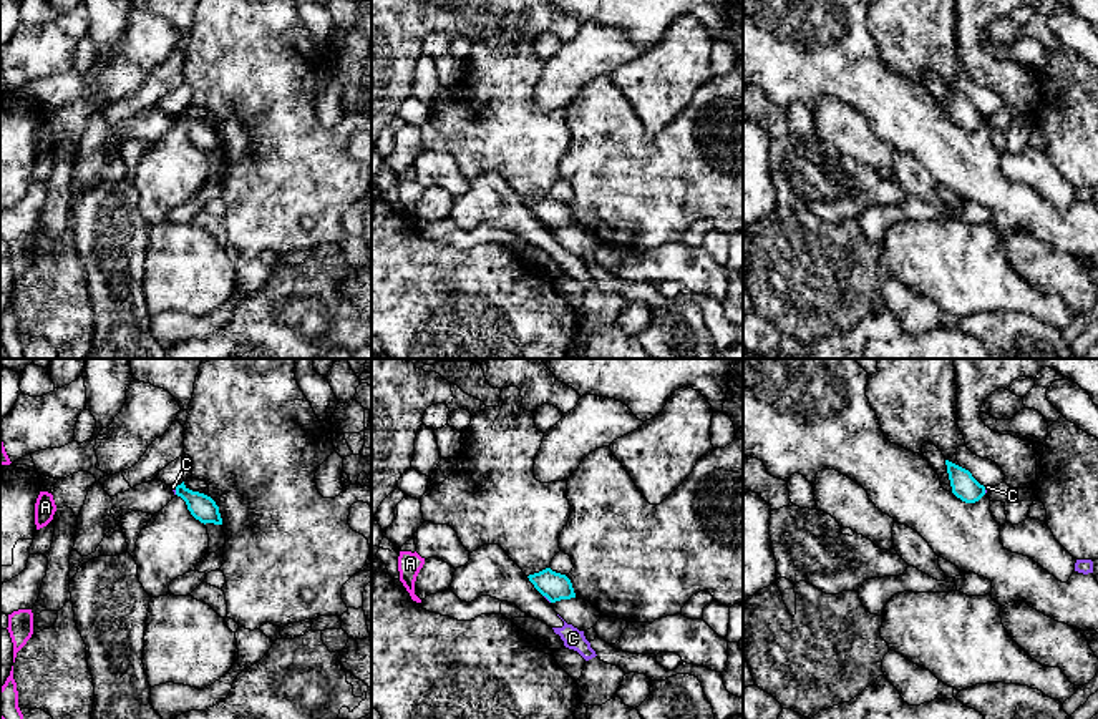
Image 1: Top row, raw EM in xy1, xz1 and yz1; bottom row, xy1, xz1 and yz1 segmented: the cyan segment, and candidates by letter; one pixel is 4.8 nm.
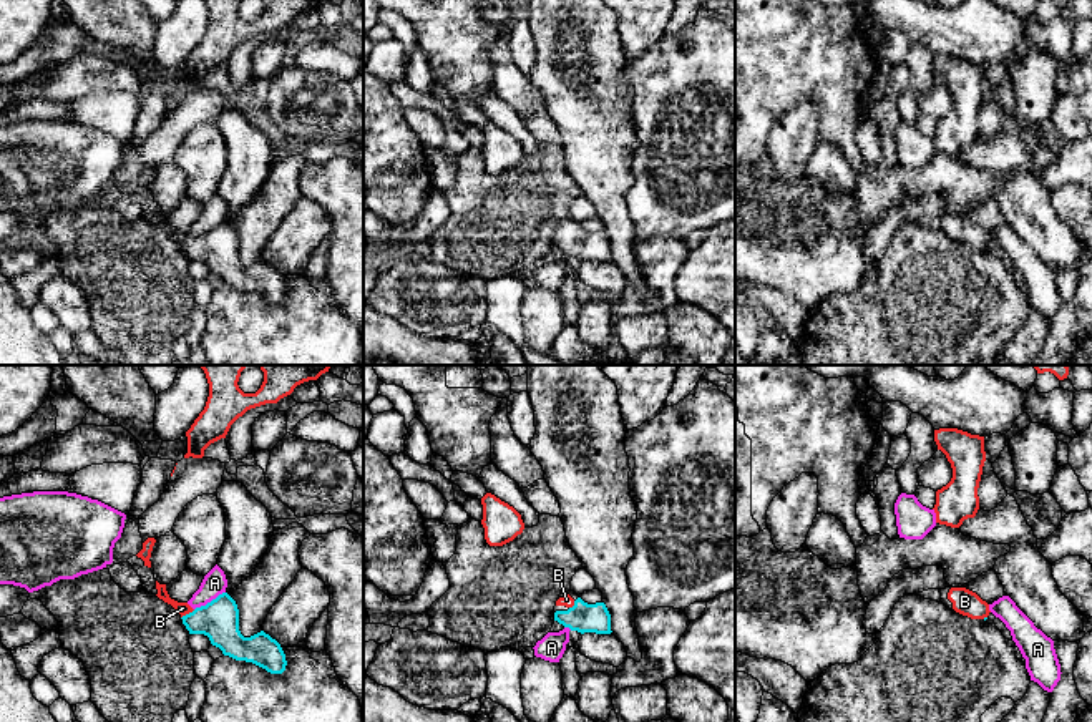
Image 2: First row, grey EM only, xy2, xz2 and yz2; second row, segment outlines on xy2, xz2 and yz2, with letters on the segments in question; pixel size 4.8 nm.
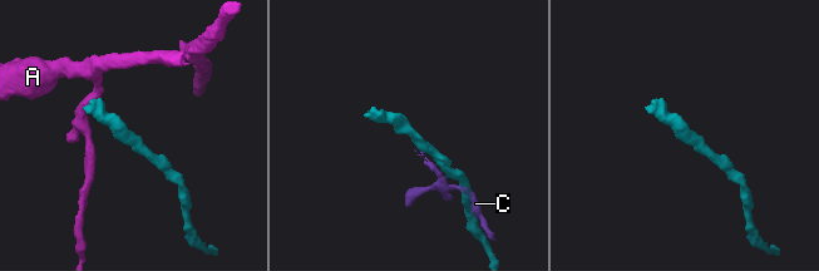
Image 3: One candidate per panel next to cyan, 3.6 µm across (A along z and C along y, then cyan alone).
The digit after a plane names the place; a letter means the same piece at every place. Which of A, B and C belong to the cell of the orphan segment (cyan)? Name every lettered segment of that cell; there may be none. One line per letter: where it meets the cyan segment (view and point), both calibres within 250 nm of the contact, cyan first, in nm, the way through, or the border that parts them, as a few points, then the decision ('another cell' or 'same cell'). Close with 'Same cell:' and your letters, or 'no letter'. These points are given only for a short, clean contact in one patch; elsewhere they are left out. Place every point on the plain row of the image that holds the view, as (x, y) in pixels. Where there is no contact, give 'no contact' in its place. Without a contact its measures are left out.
A: meets cyan in xy2 at (211, 229); 190 nm thick on the cyan side, 120 nm on the other; border along xy2 (224, 219), (194, 238); another cell
B: meets cyan in xy2 at (190, 241); 190 nm thick on the cyan side, 60 nm on the other; runs through xy2 (218, 248), (196, 248), (190, 241), (183, 236); same cell
C: meets cyan in xy1 at (176, 118); 120 nm thick on the cyan side, 20 nm on the other; border along xy1 (174, 115), (176, 122); another cell
Same cell: B

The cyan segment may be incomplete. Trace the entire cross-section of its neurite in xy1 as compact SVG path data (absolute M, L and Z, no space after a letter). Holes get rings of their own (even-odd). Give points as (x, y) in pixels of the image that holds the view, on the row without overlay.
M184 110L176 115L176 123L186 130L191 143L201 151L222 153L219 135L211 125L189 118Z

